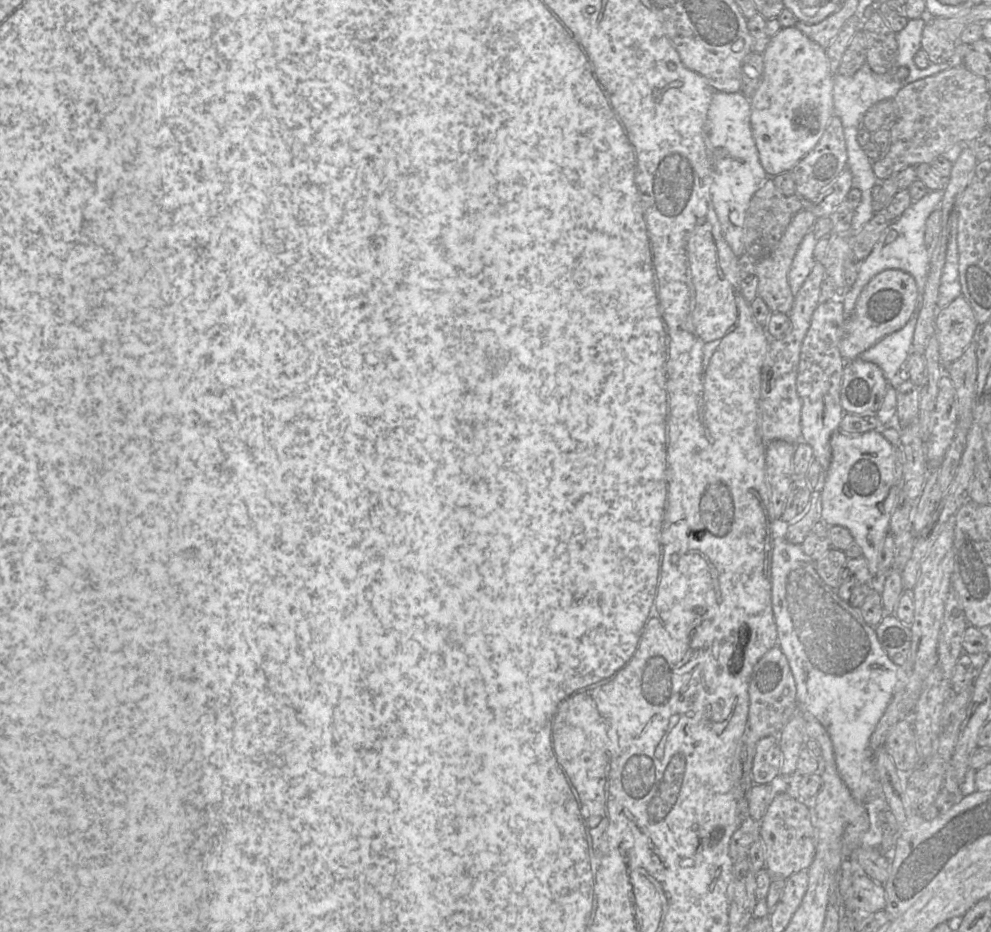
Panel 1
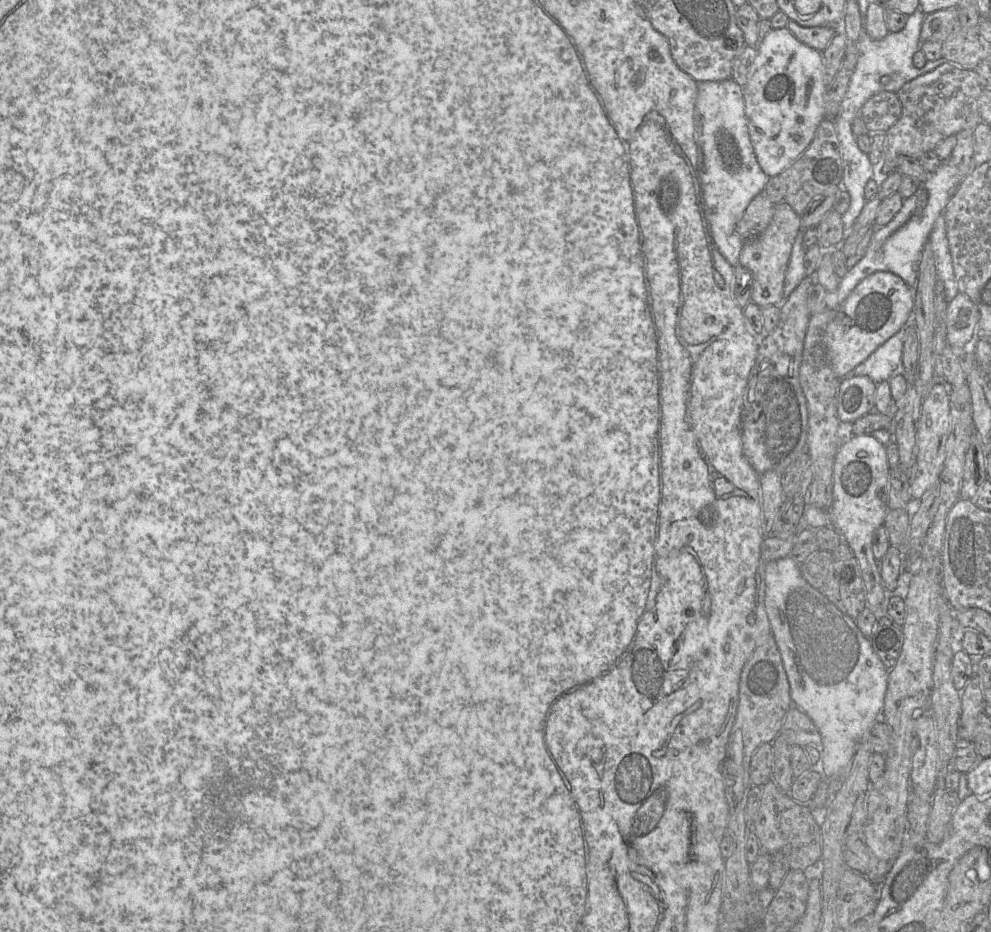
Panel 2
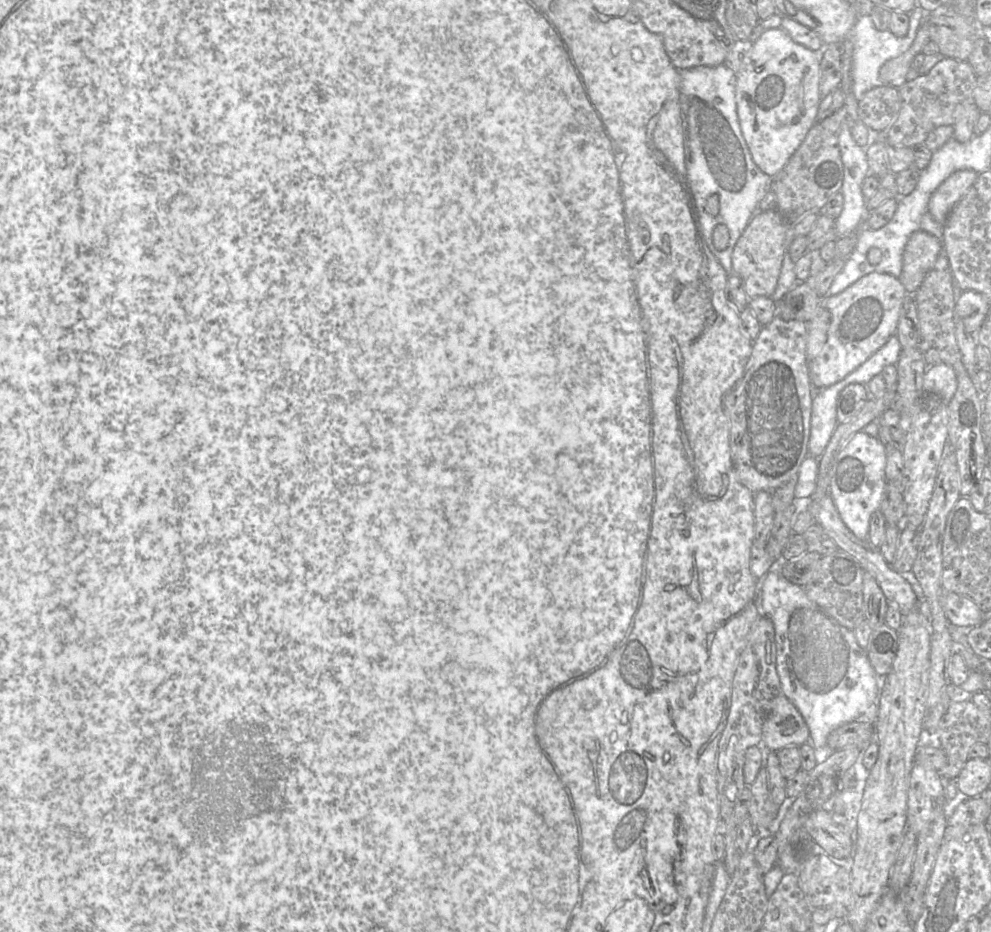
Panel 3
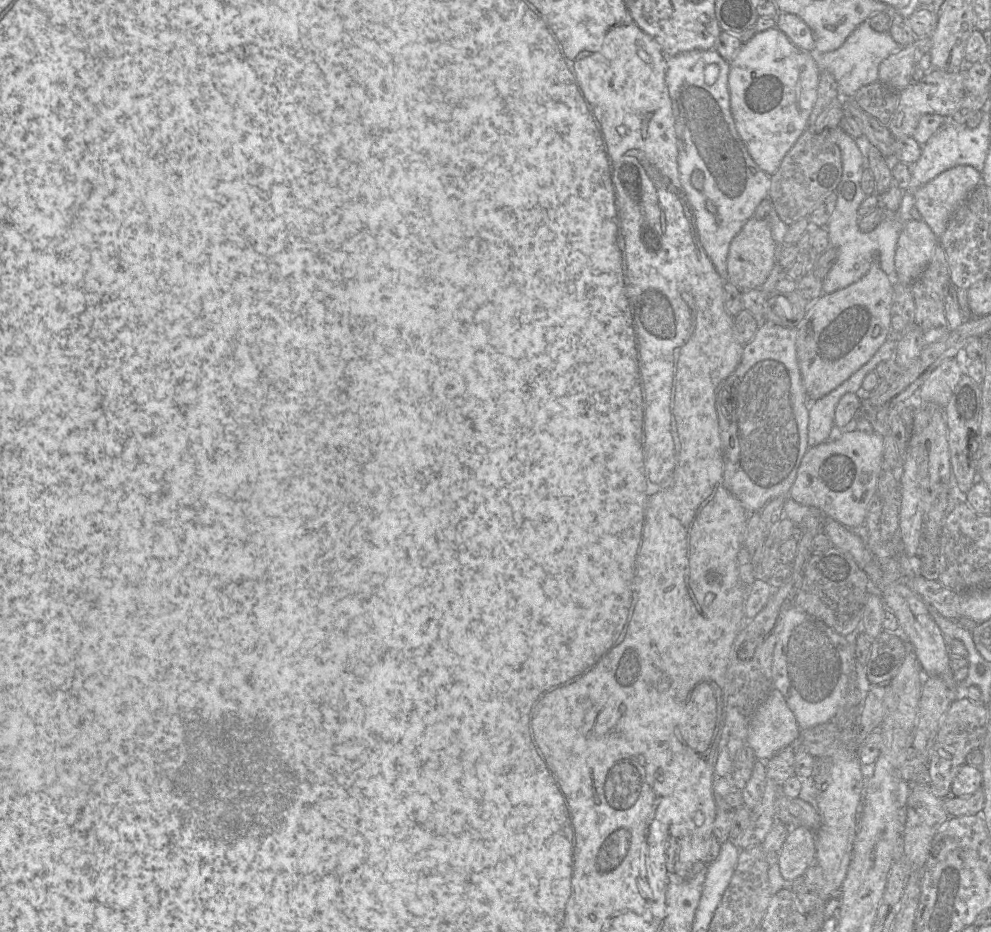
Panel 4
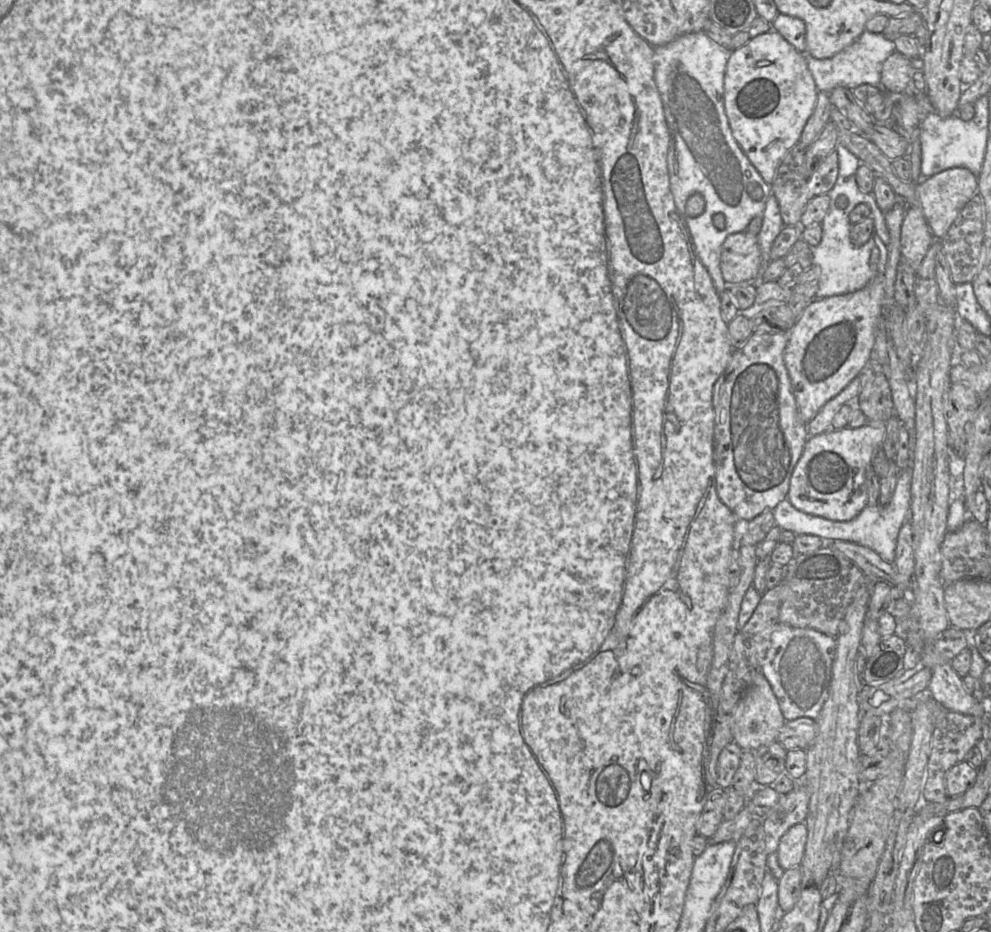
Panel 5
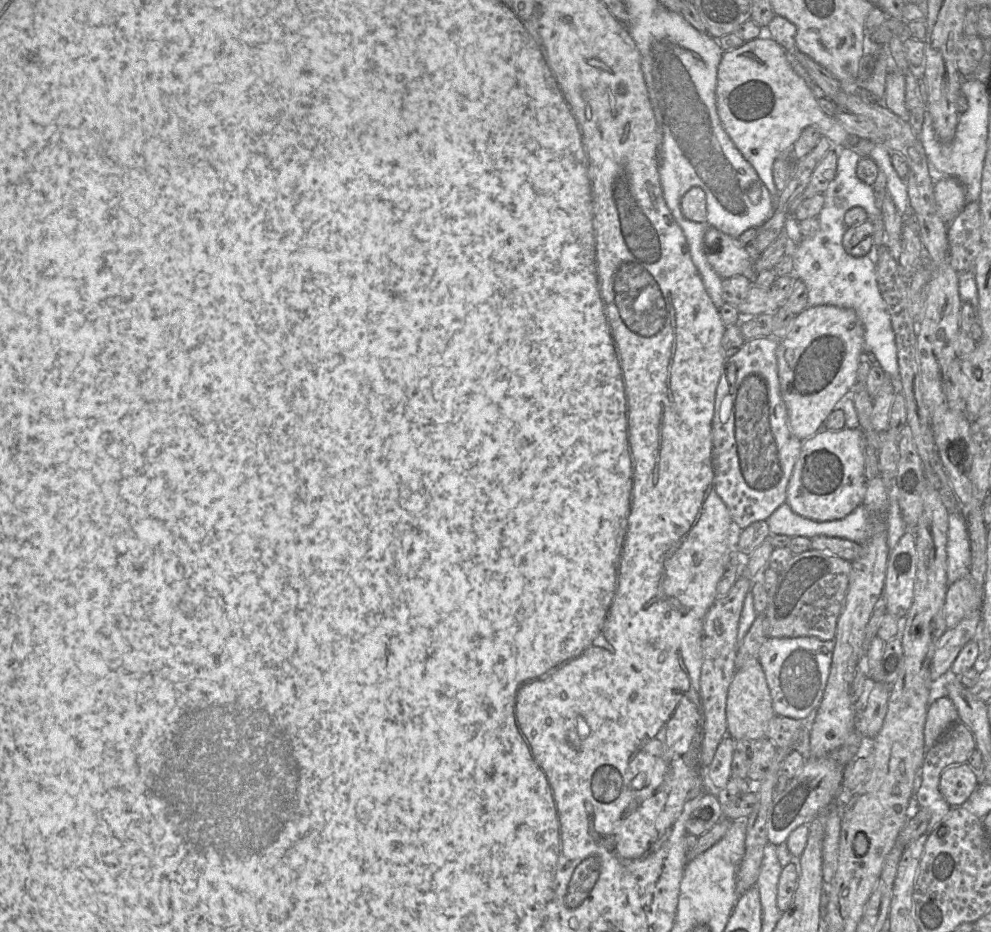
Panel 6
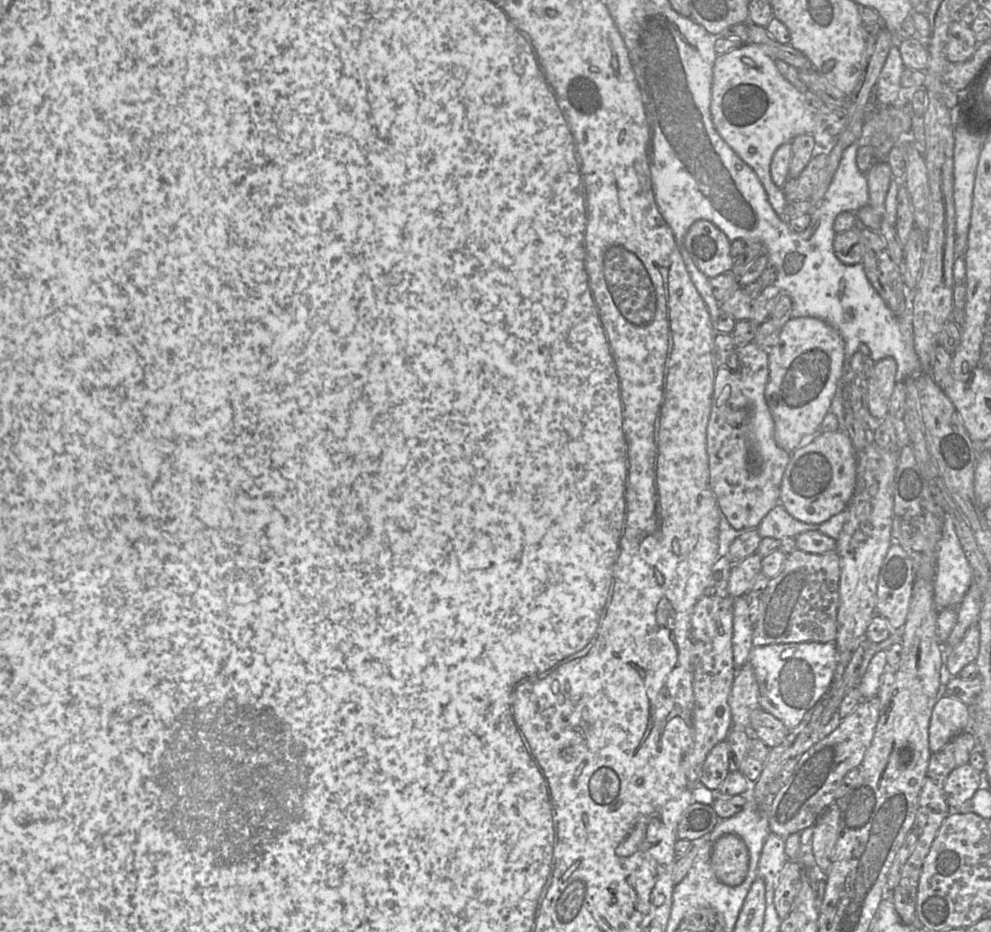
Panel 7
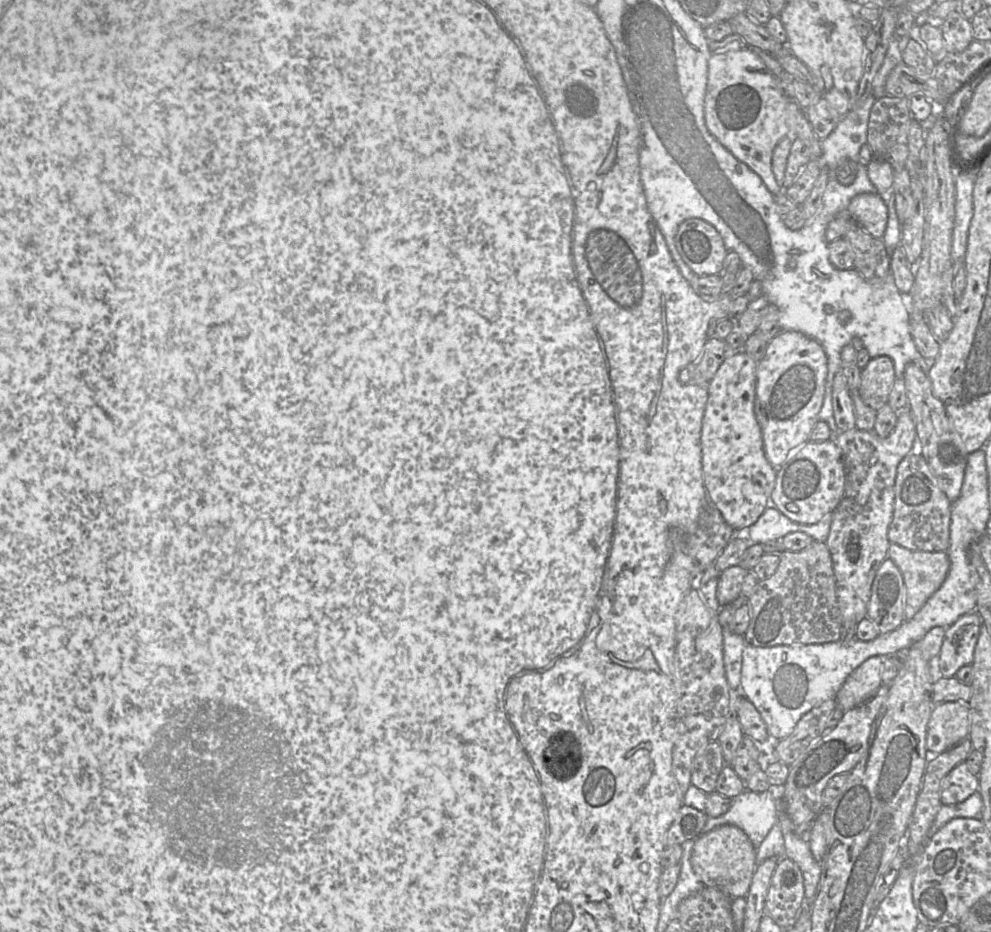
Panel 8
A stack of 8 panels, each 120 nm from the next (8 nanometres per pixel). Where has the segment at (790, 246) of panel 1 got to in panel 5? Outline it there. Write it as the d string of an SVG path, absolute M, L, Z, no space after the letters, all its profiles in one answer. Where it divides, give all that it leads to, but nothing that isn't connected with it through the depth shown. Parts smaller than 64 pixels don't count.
M748 231L729 235L722 245L720 268L727 284L753 281L761 267L757 235Z

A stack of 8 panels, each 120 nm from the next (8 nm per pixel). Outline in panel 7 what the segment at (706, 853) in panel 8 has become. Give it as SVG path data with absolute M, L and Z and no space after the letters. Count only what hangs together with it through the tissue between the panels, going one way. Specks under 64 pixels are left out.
M726 834L712 847L711 865L717 879L728 885L740 885L748 871L749 854L744 841L737 835Z

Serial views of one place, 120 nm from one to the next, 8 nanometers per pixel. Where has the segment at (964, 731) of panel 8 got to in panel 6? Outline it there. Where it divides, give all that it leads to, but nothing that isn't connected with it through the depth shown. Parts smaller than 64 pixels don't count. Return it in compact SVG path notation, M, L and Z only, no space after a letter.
M943 697L934 701L928 709L924 729L926 749L931 749L949 727L958 720L957 709L950 698Z

